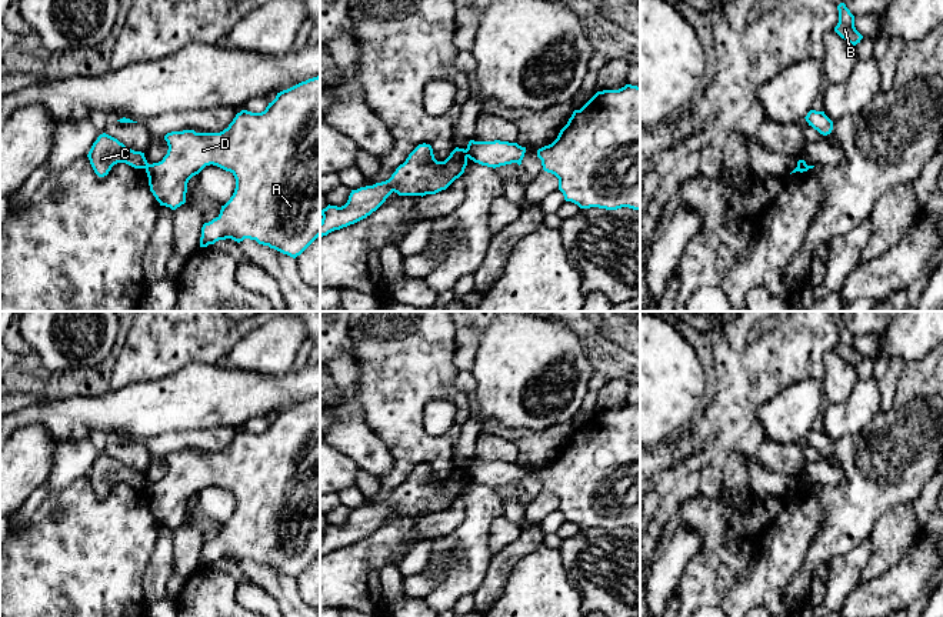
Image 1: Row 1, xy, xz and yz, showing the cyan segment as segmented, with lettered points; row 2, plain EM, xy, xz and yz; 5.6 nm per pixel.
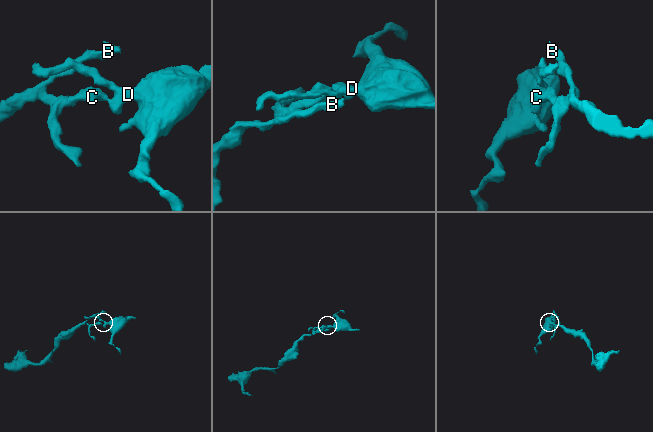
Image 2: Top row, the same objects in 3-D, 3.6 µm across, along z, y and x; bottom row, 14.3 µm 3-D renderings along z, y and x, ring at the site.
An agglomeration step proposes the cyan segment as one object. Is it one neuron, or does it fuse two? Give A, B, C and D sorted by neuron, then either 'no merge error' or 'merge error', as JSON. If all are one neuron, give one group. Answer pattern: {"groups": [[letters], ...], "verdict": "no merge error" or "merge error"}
{"groups": [["A", "D"], ["B", "C"]], "verdict": "merge error"}

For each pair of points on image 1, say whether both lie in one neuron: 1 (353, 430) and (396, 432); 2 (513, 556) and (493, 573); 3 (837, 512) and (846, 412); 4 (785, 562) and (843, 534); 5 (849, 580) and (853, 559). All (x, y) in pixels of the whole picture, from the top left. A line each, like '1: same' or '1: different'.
1: different
2: same
3: different
4: different
5: same

